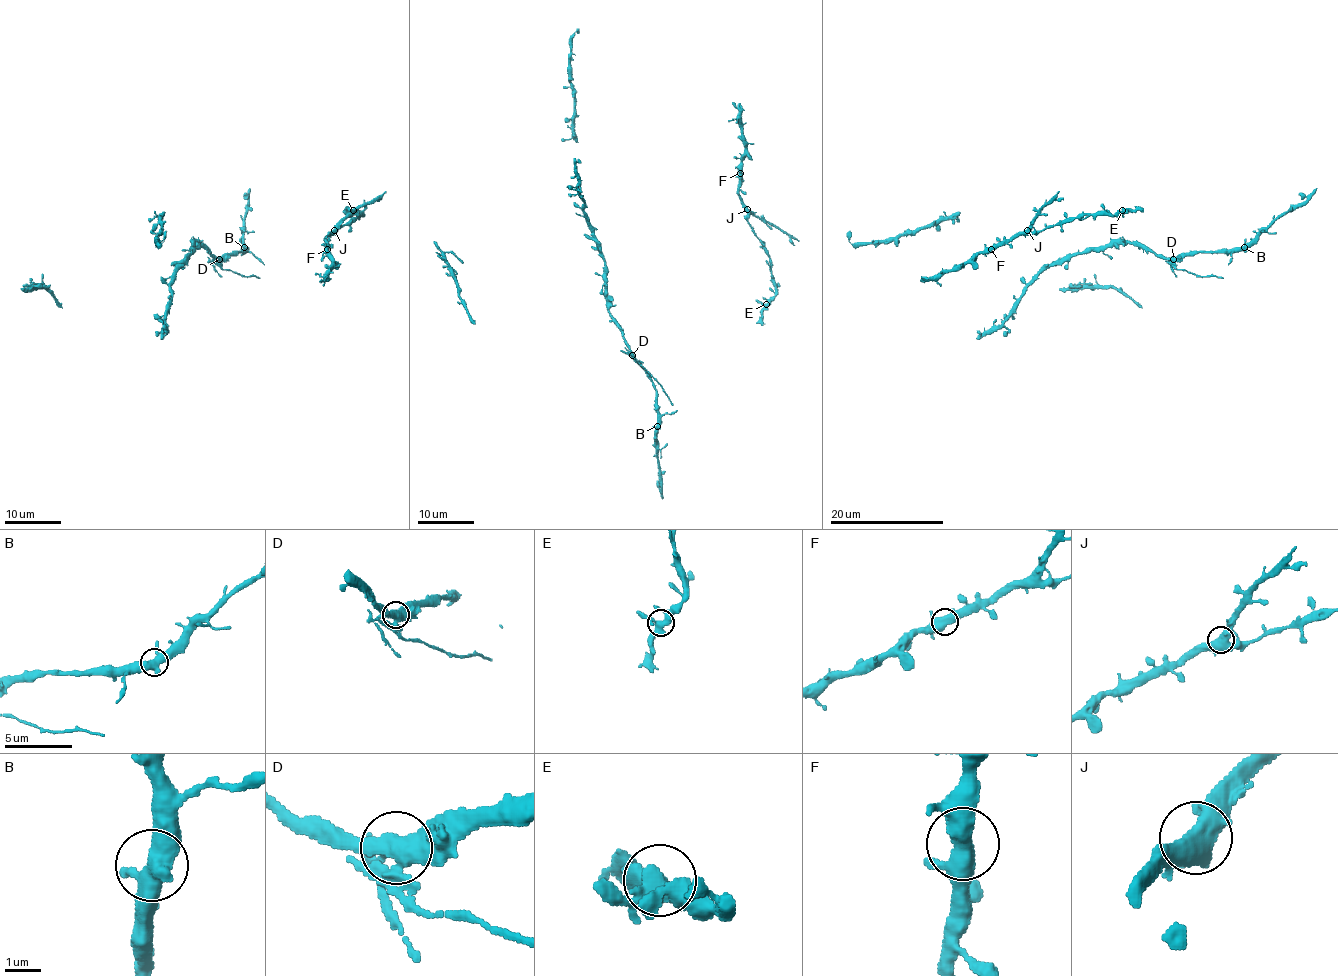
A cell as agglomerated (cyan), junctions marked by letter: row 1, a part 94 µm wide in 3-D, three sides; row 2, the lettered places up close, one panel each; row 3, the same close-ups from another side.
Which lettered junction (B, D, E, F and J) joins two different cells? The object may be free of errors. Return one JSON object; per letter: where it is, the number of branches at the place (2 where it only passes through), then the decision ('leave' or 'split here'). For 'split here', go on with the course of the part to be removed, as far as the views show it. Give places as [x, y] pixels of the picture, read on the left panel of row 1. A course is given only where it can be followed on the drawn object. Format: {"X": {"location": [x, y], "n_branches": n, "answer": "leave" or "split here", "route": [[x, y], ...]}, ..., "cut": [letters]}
{"B": {"location": [244, 247], "n_branches": 3, "answer": "leave"}, "D": {"location": [219, 259], "n_branches": 5, "answer": "split here", "route": [[220, 259], [224, 270], [259, 278]]}, "E": {"location": [353, 210], "n_branches": 5, "answer": "leave"}, "F": {"location": [327, 249], "n_branches": 4, "answer": "leave"}, "J": {"location": [334, 230], "n_branches": 4, "answer": "leave"}, "cut": ["D"]}

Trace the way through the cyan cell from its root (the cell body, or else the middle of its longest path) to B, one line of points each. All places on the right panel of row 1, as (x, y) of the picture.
B: (1175, 257), (1244, 247)

